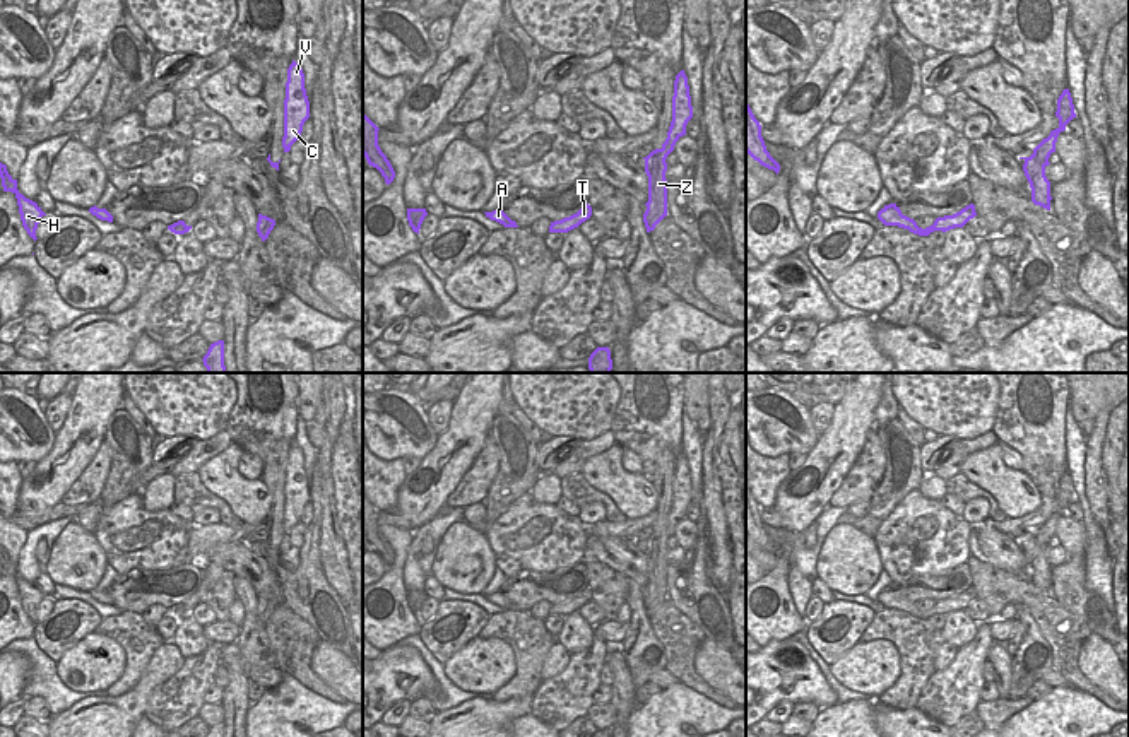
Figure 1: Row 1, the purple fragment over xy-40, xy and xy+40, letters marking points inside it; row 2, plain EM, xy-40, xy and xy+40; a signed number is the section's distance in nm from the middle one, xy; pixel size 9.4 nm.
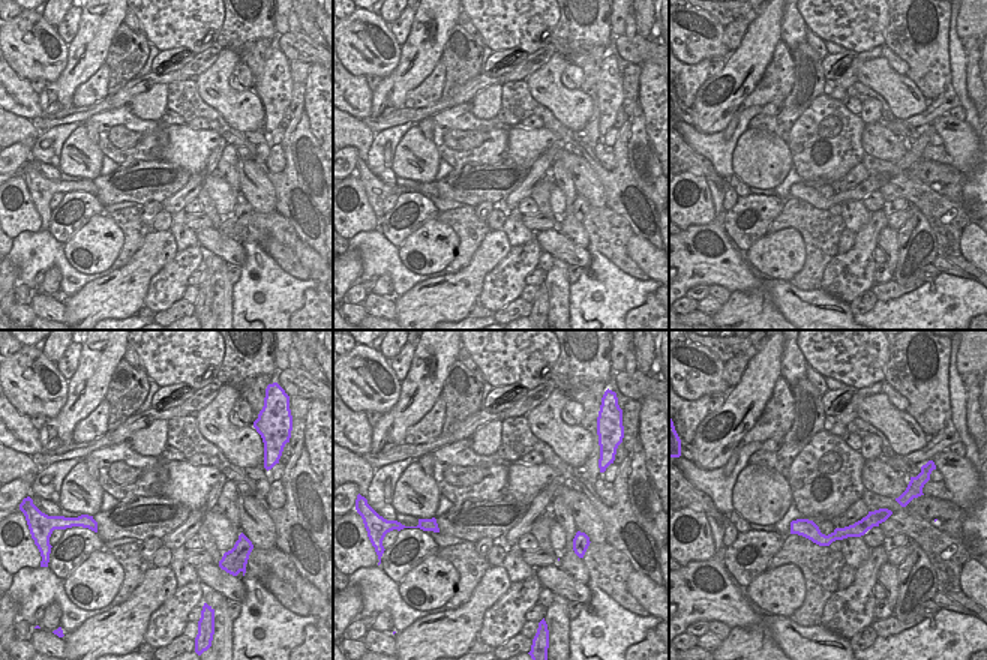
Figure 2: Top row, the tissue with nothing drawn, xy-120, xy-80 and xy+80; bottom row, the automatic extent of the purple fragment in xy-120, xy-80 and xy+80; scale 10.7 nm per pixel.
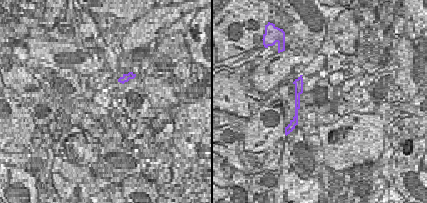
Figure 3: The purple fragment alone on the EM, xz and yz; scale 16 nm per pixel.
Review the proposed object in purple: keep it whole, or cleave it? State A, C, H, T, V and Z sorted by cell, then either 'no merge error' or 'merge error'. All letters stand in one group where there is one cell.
groups A C H T V / Z; merge error

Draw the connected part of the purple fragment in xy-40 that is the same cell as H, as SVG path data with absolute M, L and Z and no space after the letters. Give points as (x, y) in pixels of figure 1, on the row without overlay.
M0 545L0 561L2 561L3 575L12 575L15 578L22 609L27 614L27 617L36 624L38 622L36 621L38 607L39 607L41 600L46 597L41 593L41 590L36 585L26 581L17 573L17 563L14 563L9 557L7 549L2 545Z

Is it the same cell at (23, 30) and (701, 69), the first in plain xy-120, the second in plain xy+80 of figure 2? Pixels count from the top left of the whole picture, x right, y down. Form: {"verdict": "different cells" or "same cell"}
{"verdict": "different cells"}

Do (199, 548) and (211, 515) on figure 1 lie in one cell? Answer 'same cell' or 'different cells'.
different cells

